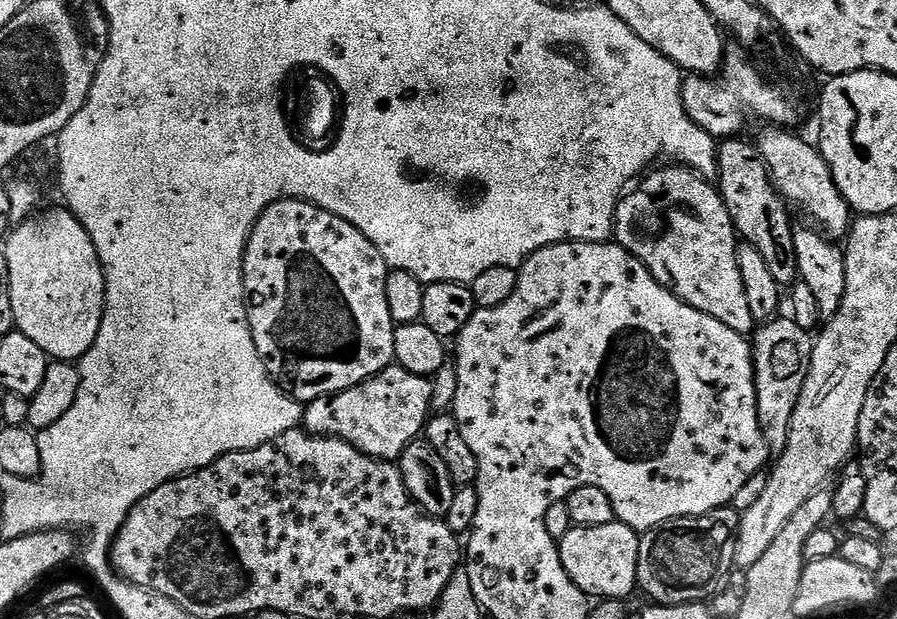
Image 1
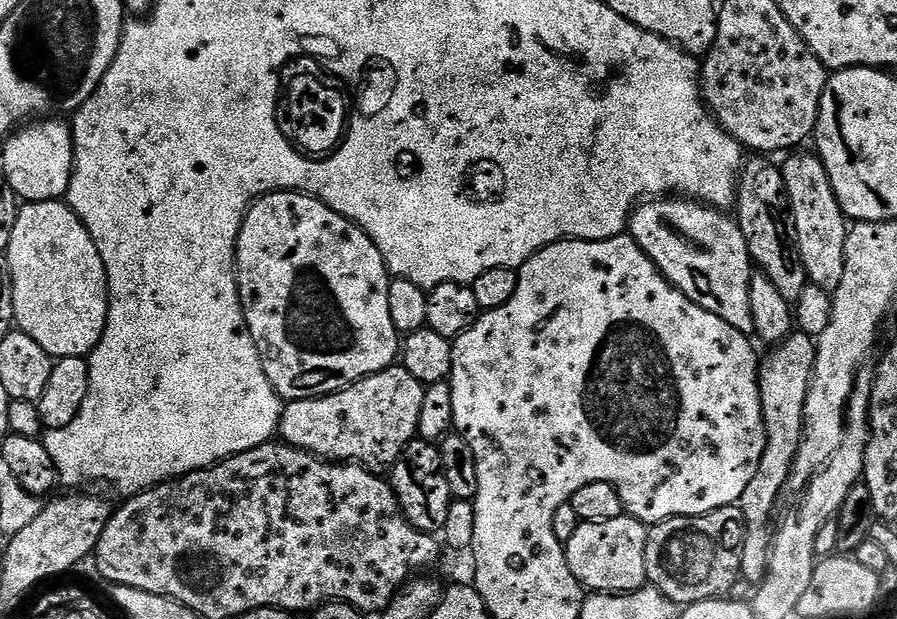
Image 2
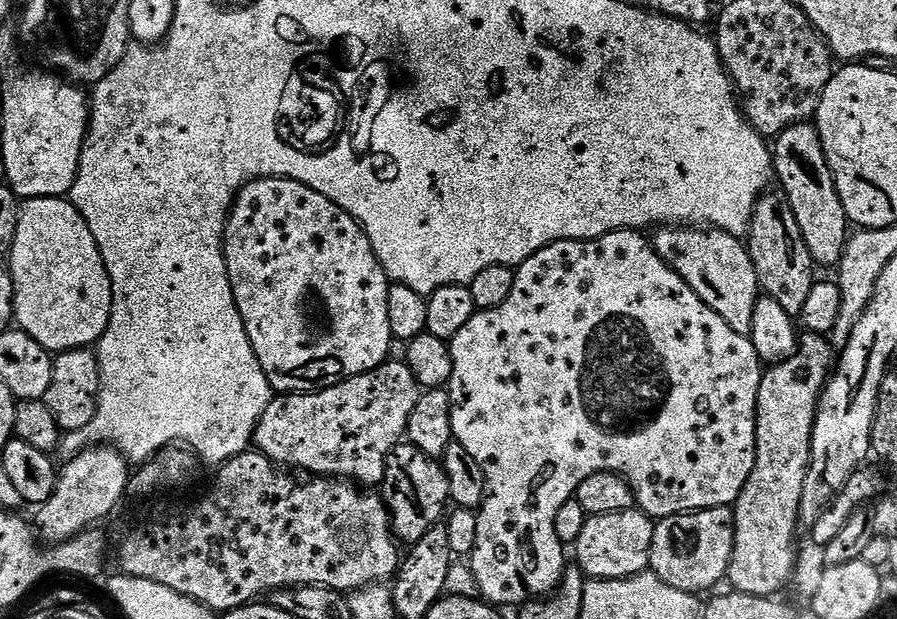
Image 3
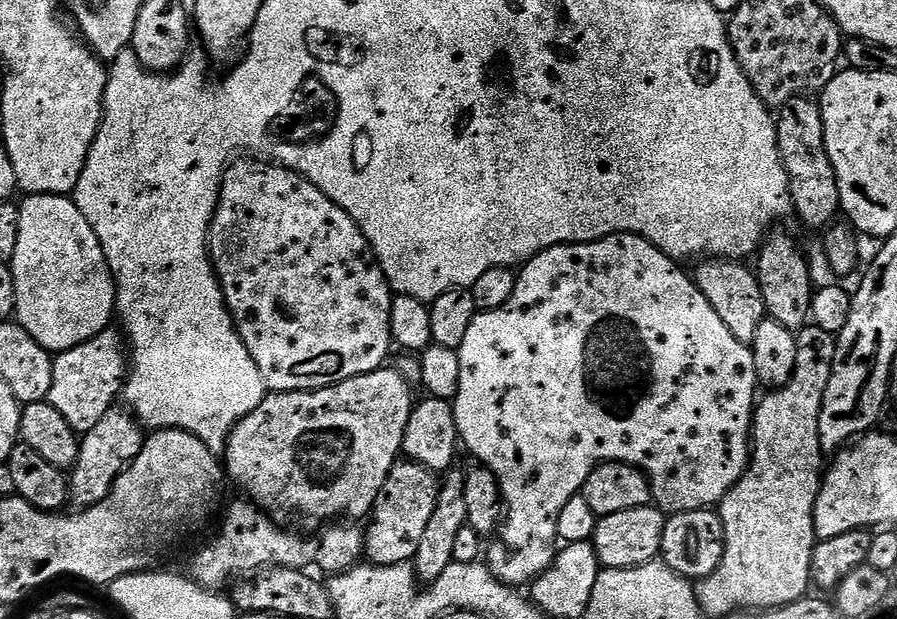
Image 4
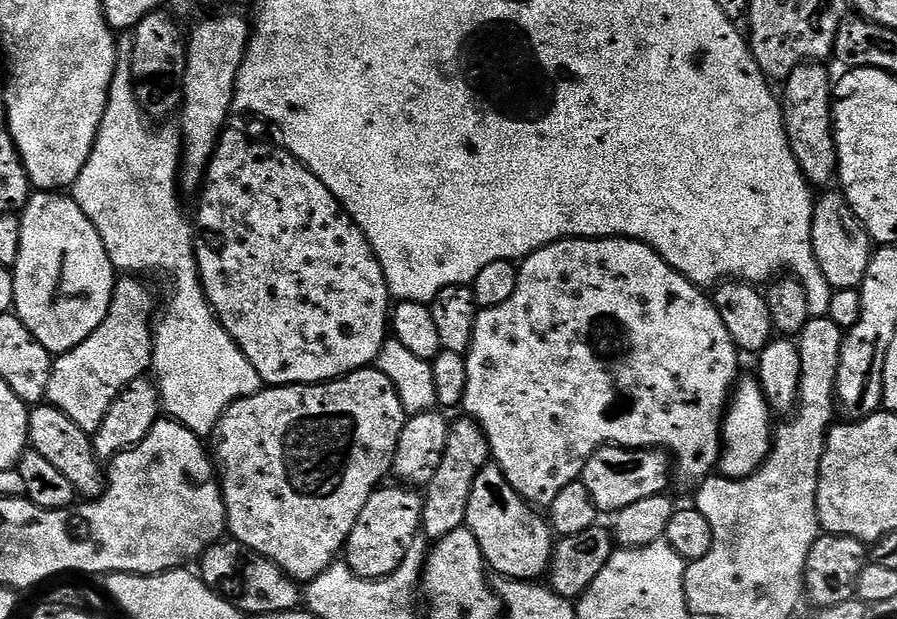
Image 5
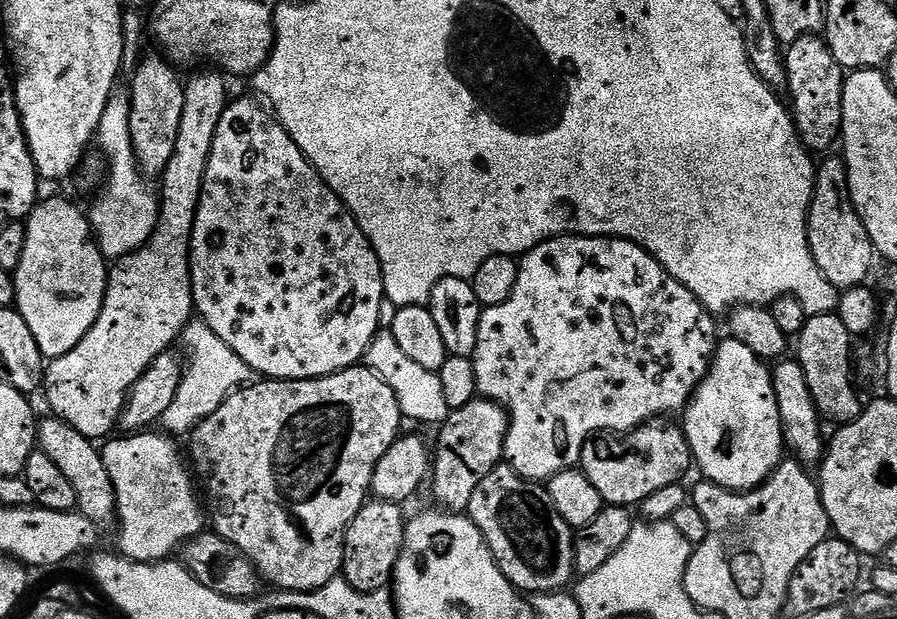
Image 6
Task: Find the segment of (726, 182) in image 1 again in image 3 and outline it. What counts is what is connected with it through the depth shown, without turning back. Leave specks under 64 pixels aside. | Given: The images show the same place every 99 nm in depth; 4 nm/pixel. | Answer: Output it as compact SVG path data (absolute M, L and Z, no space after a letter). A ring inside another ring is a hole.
M769 190L760 197L748 227L746 243L750 258L754 262L754 270L758 274L761 293L774 298L777 303L781 304L782 310L794 318L799 317L802 307L806 306L807 295L810 294L814 283L814 275L812 276L814 265L810 250L806 250L802 230L798 230L798 218L794 218L794 210L790 210L790 202L784 196L783 191Z

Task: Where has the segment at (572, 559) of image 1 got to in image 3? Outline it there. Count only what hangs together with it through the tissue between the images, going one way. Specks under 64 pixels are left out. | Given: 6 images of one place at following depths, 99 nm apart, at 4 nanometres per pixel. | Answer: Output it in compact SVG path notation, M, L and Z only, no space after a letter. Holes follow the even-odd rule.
M635 506L618 514L590 516L574 545L575 563L584 571L585 577L593 580L621 580L647 572L655 529L652 517Z

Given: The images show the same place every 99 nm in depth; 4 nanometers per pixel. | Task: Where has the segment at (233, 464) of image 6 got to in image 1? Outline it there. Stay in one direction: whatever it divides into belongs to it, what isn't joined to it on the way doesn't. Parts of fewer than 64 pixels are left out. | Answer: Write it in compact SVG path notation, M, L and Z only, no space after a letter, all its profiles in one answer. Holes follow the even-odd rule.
M389 366L358 386L307 401L302 424L314 436L336 436L362 450L362 454L396 462L402 450L423 433L431 412L431 379L410 374L410 370L399 366Z

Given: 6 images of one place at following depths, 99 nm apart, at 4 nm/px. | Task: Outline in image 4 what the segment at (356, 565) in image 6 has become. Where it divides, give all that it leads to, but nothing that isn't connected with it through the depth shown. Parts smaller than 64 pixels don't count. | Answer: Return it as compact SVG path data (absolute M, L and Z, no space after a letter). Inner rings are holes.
M397 462L390 470L386 482L372 508L364 534L364 556L369 564L394 566L415 561L418 546L422 546L422 533L434 514L440 493L437 473L420 464Z

